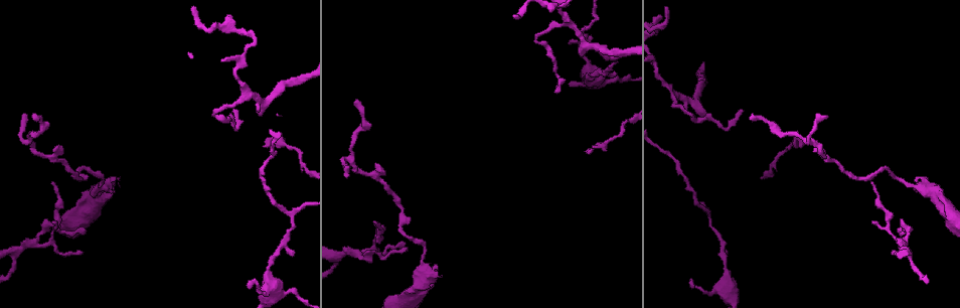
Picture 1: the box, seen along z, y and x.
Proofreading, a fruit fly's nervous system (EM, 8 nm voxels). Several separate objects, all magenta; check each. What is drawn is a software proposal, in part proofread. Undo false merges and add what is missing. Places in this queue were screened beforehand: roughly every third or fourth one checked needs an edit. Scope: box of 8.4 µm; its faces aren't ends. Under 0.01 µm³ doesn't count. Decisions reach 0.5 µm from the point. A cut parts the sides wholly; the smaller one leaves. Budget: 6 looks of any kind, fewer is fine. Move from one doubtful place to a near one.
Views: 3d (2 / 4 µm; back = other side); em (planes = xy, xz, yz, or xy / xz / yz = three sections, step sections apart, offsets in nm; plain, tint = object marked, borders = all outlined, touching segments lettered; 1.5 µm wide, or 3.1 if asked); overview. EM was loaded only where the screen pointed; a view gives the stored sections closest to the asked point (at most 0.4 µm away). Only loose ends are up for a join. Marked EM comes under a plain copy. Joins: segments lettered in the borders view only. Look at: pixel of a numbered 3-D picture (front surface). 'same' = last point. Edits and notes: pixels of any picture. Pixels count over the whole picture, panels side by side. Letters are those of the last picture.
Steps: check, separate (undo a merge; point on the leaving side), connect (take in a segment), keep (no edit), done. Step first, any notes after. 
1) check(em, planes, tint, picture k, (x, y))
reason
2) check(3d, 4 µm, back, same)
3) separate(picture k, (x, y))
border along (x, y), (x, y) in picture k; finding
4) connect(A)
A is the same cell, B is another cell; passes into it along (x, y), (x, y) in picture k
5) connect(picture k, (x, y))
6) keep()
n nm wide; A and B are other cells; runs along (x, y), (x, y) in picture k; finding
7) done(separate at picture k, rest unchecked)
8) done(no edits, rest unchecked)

check(3d, 2 µm, picture 1, (79, 251))
tapers out

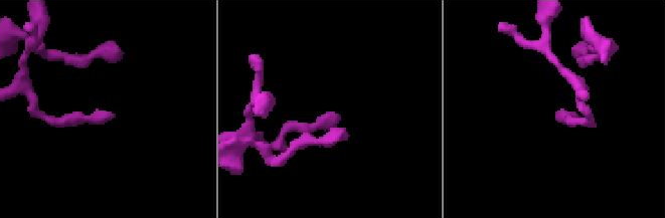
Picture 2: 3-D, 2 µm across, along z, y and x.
check(em, planes, borders, picture 2, (108, 114))
need the tissue

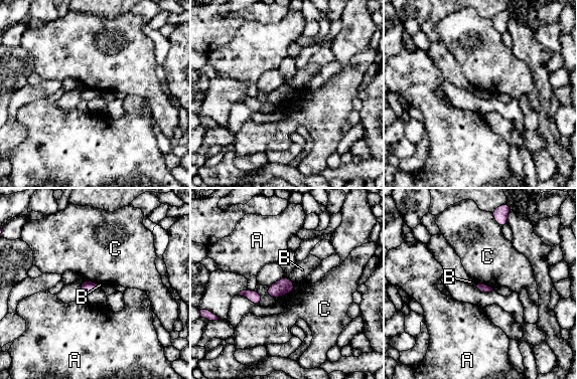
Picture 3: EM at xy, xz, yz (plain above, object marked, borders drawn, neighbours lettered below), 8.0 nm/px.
keep()
A, B and C are other cells; border along (476, 280), (487, 283), (493, 289) in picture 3; no lettered segment goes on from it

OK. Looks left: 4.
check(em, planes, tint, picture 1, (273, 288))
three-way junction

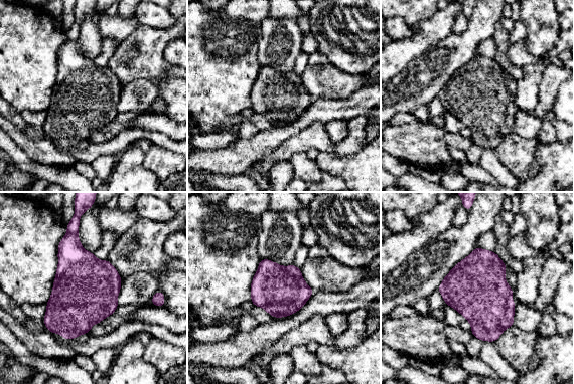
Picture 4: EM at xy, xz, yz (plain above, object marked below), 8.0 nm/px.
check(em, planes, borders, same)
what lies round it

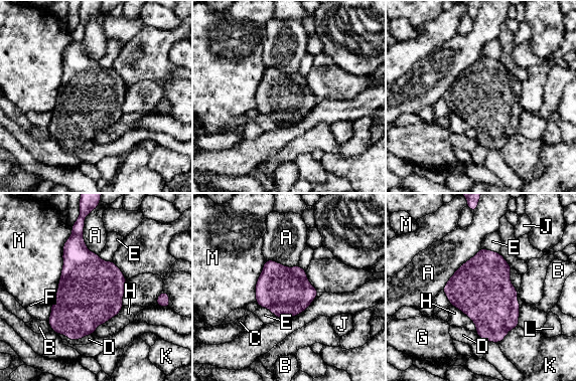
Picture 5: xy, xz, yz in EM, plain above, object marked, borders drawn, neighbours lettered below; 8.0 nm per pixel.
keep()
M touches over 650 nm; A, B, C, D, E, F, G, H, J, K, L and M are other cells; border along (124, 306), (99, 325), (95, 333) in picture 5; one neuron here

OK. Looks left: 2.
done(no edits, rest unchecked)

